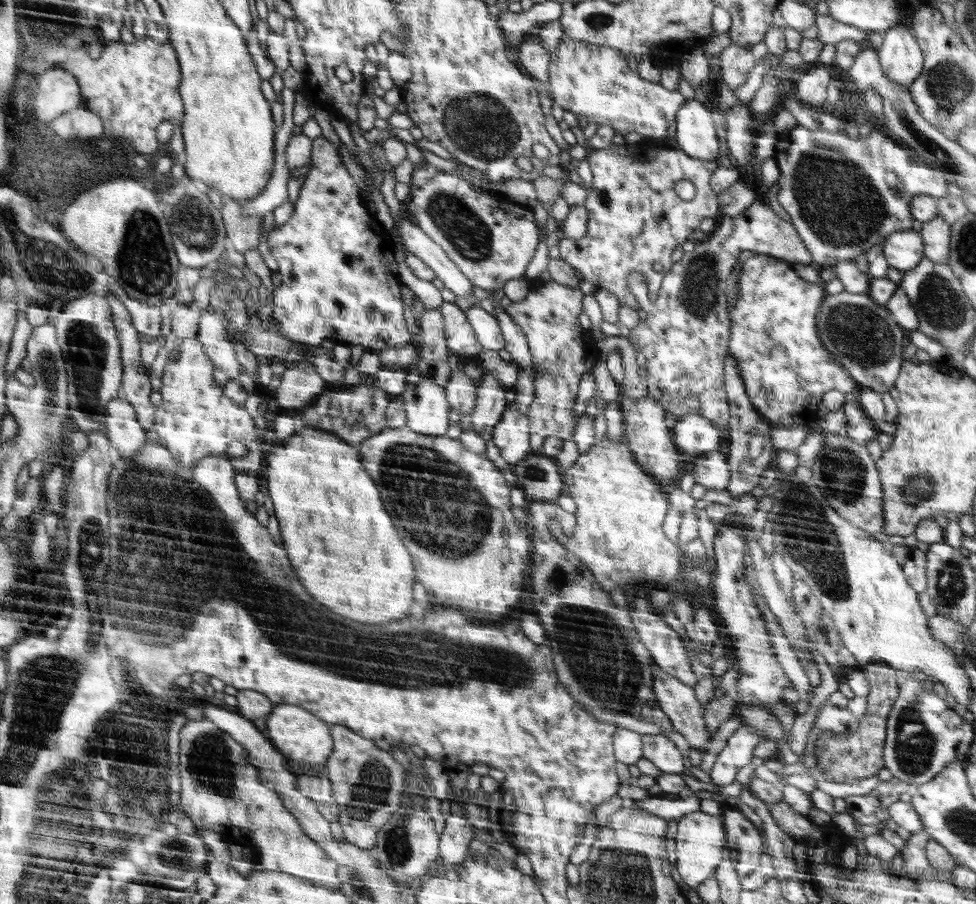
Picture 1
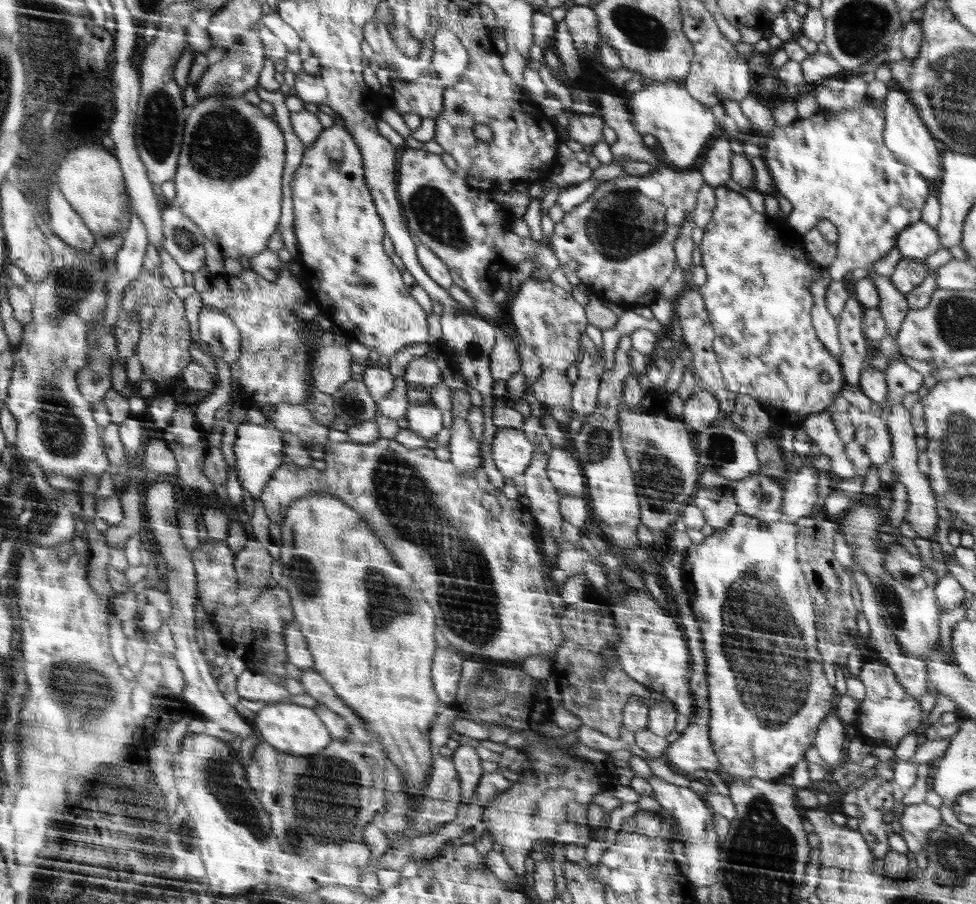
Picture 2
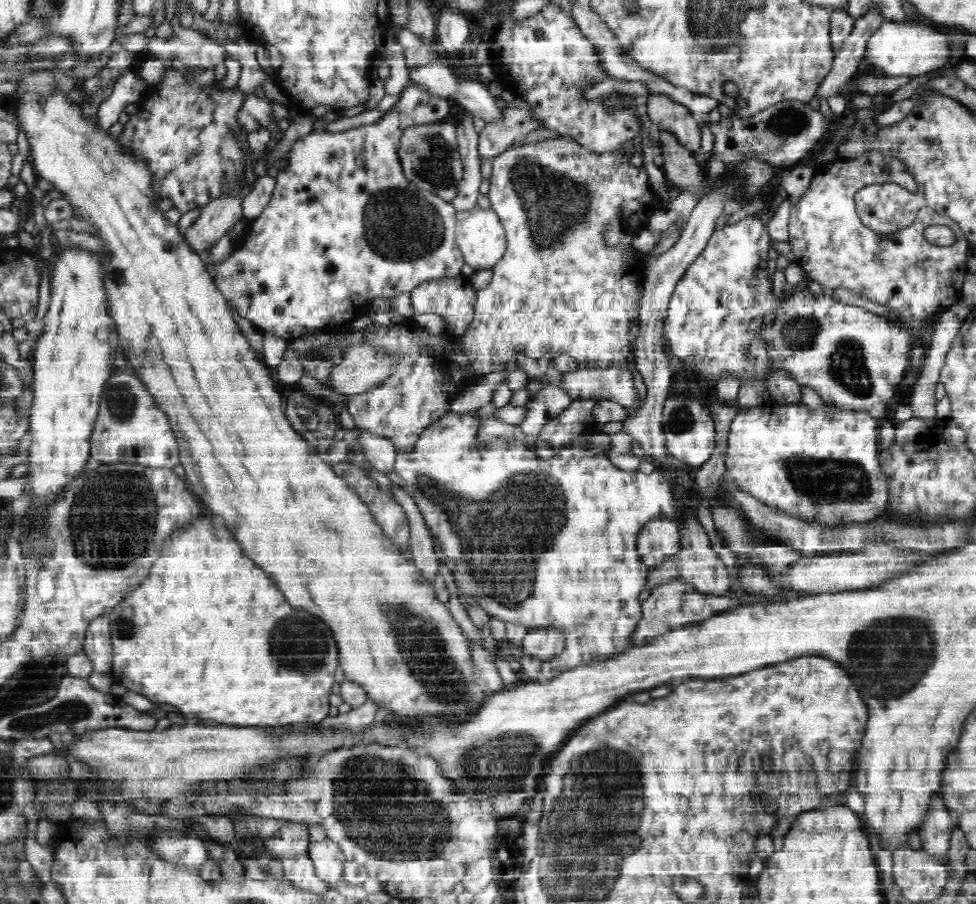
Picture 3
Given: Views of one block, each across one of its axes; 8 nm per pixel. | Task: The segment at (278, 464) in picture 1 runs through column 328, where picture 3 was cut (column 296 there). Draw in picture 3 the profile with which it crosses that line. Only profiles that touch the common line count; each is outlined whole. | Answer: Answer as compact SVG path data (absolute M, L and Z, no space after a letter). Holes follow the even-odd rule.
M36 70L34 74L18 82L18 94L16 94L18 124L22 124L22 128L28 134L36 175L54 182L54 186L66 194L72 208L80 212L80 218L84 218L89 224L98 228L100 238L106 240L106 248L100 252L101 282L104 283L104 292L108 295L108 312L112 315L114 326L118 331L119 346L124 350L126 361L132 364L132 373L143 381L147 391L152 392L157 406L167 415L177 438L180 463L185 469L185 476L192 492L199 497L209 515L218 514L224 518L228 528L232 528L232 536L238 540L244 556L252 556L252 560L256 560L256 564L260 564L260 568L264 568L272 576L272 580L276 580L276 584L280 584L288 604L292 604L294 608L304 608L314 616L320 616L320 620L324 620L324 624L332 628L340 652L339 668L342 669L345 679L356 682L356 685L362 687L362 691L366 691L367 700L374 700L379 704L379 708L388 708L394 720L412 720L412 716L432 716L432 712L436 712L436 716L460 716L460 720L464 720L464 716L472 716L472 712L476 712L476 708L484 704L486 694L476 684L468 637L454 621L447 603L436 598L436 588L433 584L425 580L415 563L406 560L392 544L383 528L375 521L369 506L364 504L358 494L333 471L330 463L322 455L318 455L292 428L284 412L283 389L280 389L279 384L275 384L270 378L268 367L261 363L249 340L236 324L226 297L214 284L213 274L208 270L204 259L199 253L193 252L186 238L182 240L182 234L178 232L176 226L168 226L168 220L164 220L160 212L152 210L152 202L158 200L150 190L150 182L154 182L154 176L151 169L147 167L147 160L136 157L136 154L132 154L132 150L124 149L120 142L116 144L116 138L108 138L106 132L110 130L95 130L96 117L84 119L84 115L78 112L78 106L66 102L66 94L54 94L54 86L58 78L61 78L61 74L48 74L44 70Z

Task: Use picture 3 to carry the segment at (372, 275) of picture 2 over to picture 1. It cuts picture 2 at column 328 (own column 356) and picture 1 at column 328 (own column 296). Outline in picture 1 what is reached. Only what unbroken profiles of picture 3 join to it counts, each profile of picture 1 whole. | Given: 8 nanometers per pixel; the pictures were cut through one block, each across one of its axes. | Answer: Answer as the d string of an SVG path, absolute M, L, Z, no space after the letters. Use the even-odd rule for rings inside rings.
M323 136L314 138L312 146L312 158L309 164L310 170L305 175L303 185L301 186L298 199L293 204L294 212L288 222L283 226L275 226L268 235L268 244L271 254L277 260L278 273L281 274L281 284L274 288L274 296L272 296L271 305L271 318L273 324L277 326L279 334L284 338L289 338L296 343L318 346L325 338L332 340L336 345L342 345L345 347L352 347L354 344L360 344L366 351L379 352L389 348L396 348L396 344L406 345L410 340L410 334L408 334L408 326L406 326L406 320L404 320L404 310L402 310L402 296L400 296L400 282L398 282L399 268L396 266L396 260L394 260L394 248L399 248L398 244L393 240L388 242L388 231L384 230L378 222L376 222L376 214L368 214L362 198L360 198L360 192L358 192L358 186L356 182L352 180L350 172L346 170L344 162L340 160L338 152L334 150L334 146Z

